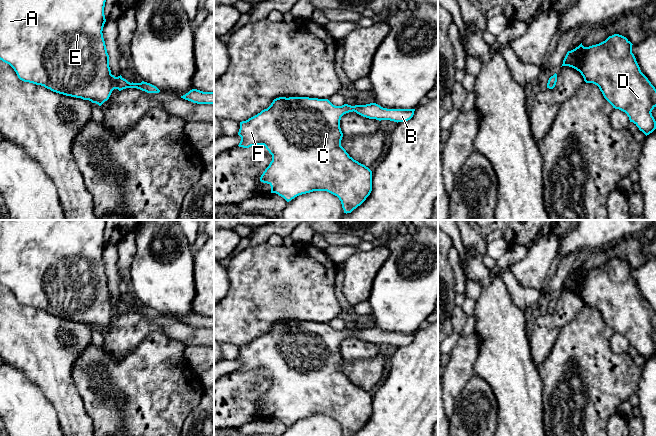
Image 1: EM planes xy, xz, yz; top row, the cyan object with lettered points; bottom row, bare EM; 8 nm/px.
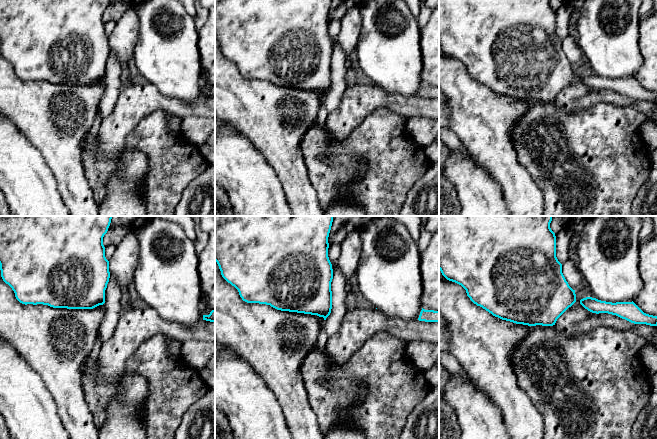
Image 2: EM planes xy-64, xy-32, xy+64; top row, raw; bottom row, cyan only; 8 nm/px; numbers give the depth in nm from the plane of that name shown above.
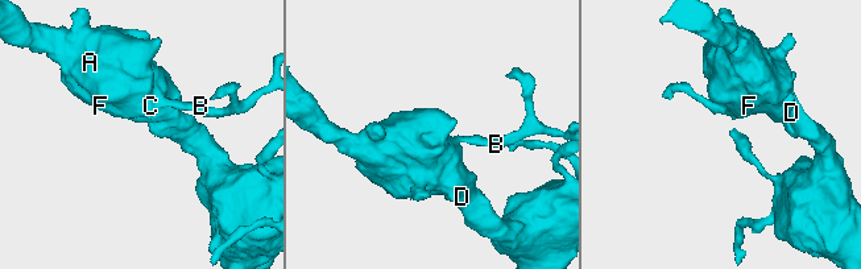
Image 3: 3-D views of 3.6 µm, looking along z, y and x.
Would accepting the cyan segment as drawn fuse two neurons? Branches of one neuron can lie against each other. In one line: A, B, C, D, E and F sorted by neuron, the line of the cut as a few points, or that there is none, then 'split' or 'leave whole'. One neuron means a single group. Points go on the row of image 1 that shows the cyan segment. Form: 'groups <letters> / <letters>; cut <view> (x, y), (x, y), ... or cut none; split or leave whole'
groups A B C D E F; cut none; leave whole

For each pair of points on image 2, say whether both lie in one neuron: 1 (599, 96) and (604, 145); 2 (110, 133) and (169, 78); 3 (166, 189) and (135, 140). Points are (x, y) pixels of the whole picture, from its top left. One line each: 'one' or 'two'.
1: two
2: two
3: one

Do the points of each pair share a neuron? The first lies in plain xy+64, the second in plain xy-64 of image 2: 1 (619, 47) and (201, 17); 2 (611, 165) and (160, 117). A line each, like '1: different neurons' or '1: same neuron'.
1: different neurons
2: same neuron

